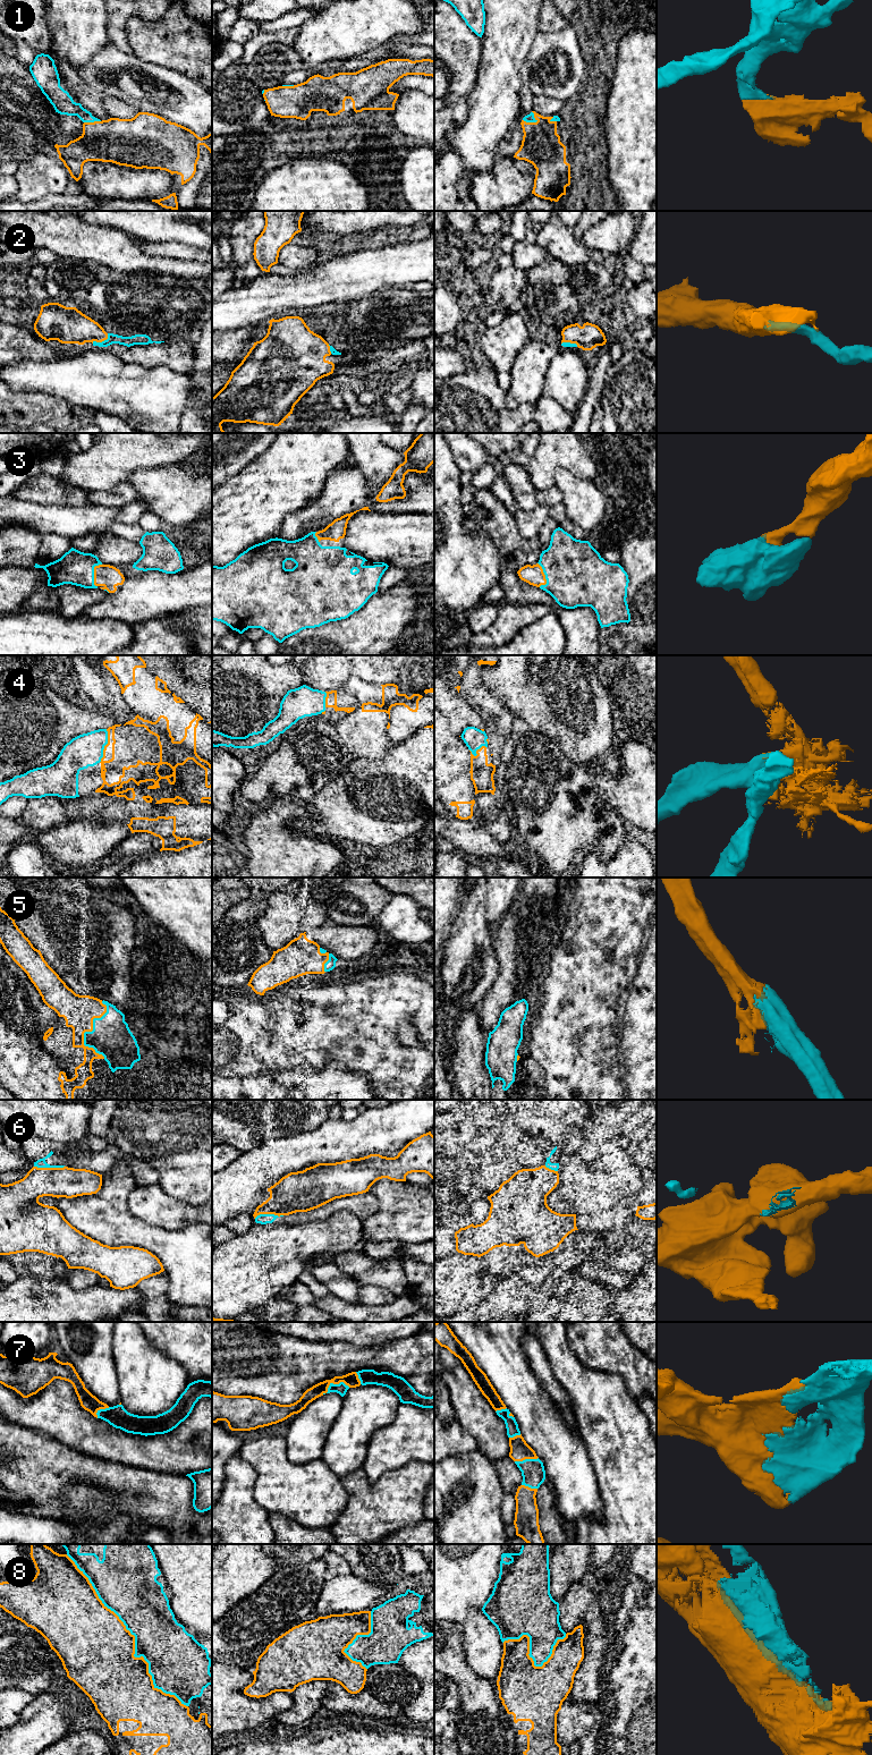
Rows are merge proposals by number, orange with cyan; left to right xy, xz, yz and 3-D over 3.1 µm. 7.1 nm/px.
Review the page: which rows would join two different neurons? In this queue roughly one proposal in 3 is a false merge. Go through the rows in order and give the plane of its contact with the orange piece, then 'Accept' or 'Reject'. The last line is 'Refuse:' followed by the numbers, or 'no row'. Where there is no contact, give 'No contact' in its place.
1: Touches orange in yz. Accept
2: Touches orange in xy. Accept
3: Touches orange in xy. Accept
4: Touches orange in xy. Reject
5: Touches orange in xy. Accept
6: Touches orange in xy. Reject
7: Touches orange in xz. Accept
8: Touches orange in xy. Reject
Refuse: 4, 6, 8

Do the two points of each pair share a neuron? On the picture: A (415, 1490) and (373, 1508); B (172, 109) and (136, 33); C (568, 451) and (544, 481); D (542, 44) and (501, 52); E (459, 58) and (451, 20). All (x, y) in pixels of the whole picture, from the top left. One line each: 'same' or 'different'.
A: same
B: different
C: same
D: different
E: same

